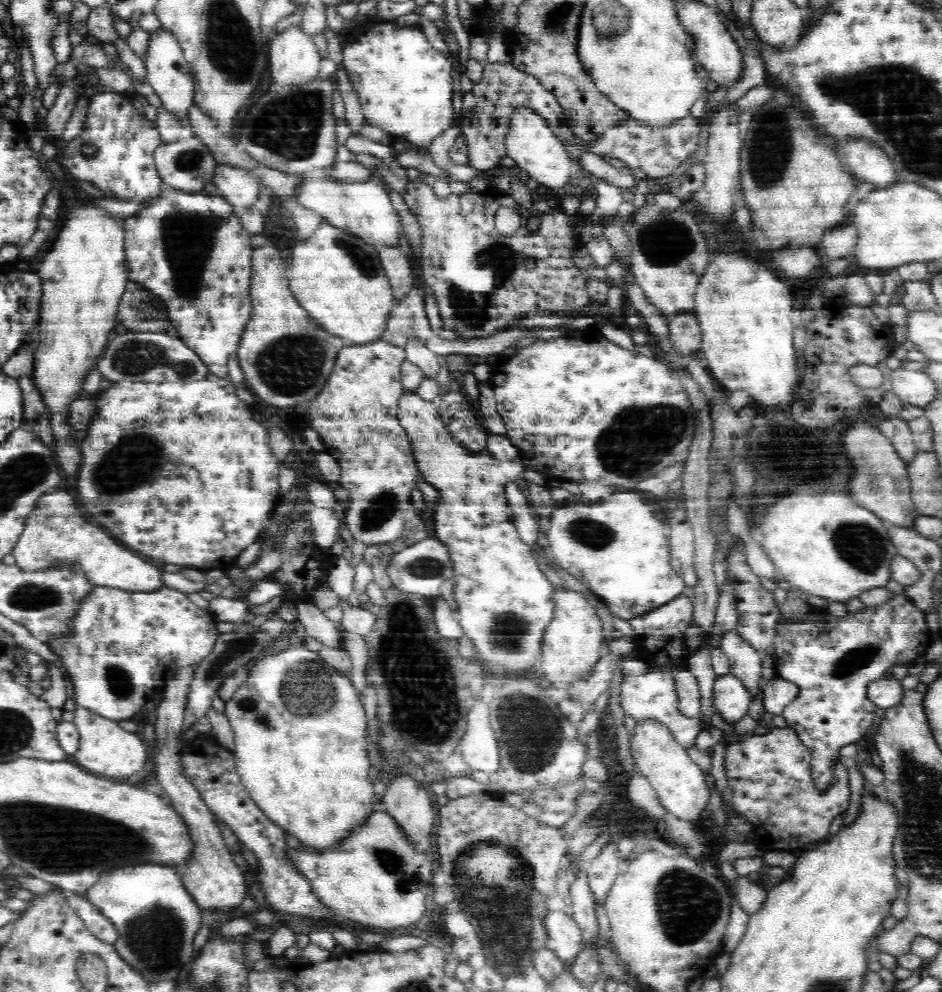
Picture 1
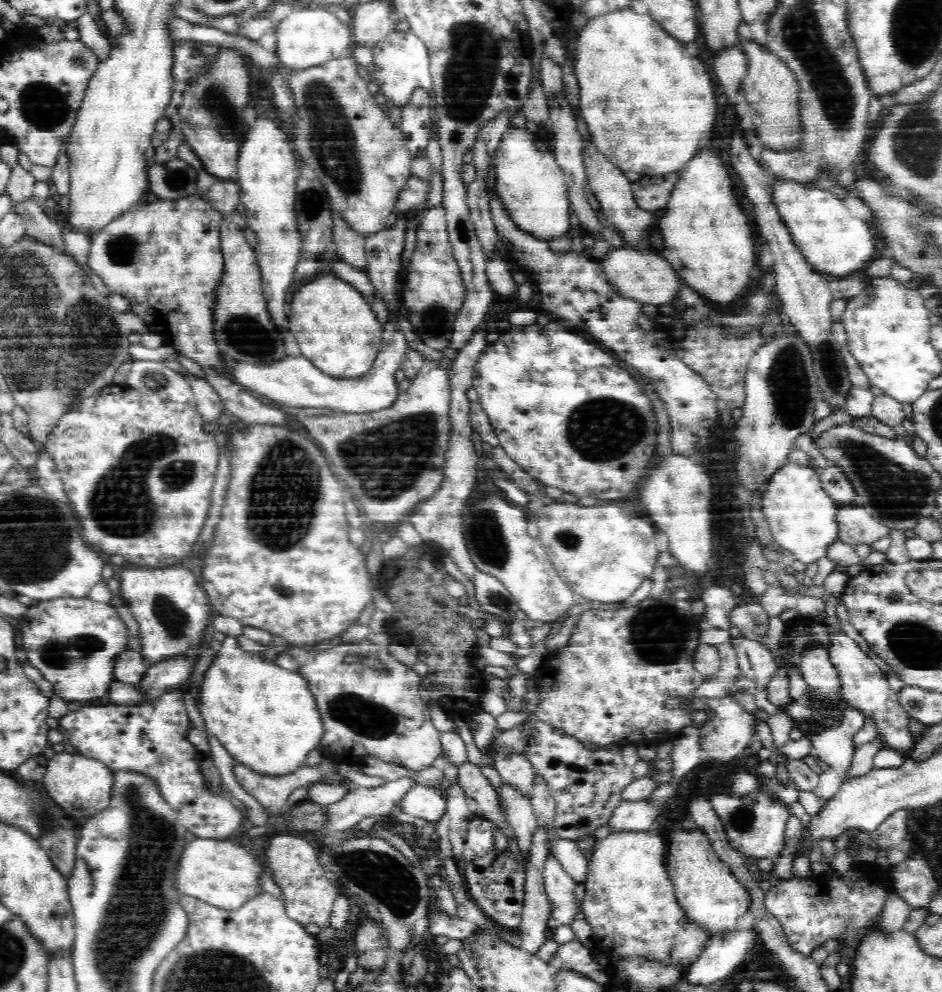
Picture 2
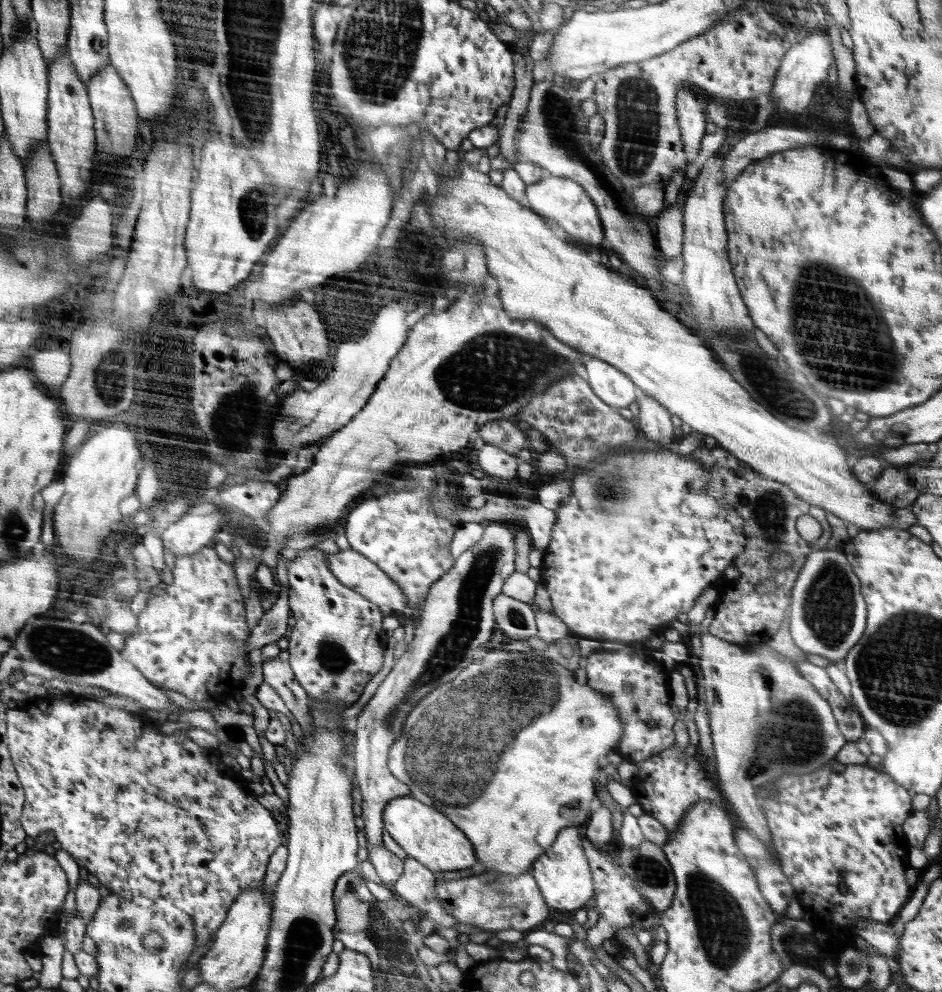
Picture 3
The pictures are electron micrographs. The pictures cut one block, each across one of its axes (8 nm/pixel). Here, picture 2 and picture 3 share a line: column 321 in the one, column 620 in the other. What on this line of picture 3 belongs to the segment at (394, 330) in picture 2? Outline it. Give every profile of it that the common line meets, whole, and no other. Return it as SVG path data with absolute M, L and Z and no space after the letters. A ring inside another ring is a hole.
M590 359L584 370L593 391L611 407L628 408L636 400L636 385L621 369L605 360Z

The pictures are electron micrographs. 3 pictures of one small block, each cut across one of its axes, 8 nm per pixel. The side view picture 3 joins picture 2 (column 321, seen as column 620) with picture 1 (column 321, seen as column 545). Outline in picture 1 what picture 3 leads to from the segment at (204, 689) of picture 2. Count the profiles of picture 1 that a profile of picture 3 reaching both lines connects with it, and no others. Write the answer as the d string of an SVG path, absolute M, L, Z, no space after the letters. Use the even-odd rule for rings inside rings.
M302 646L286 648L274 656L270 656L270 654L262 656L250 668L246 682L236 690L232 700L225 702L223 714L230 721L234 731L236 742L232 753L236 759L236 772L258 808L288 835L299 840L303 847L326 850L330 846L336 846L344 838L352 836L352 832L358 826L366 824L368 816L372 814L372 802L376 800L376 794L368 780L368 768L370 768L370 758L366 752L368 750L368 742L366 742L368 740L368 718L366 718L364 706L358 700L358 692L356 692L354 684L346 676L342 676L340 672L336 672L332 666L328 666L326 662L321 658L318 660L318 658L320 658L320 653L306 647L302 648Z

